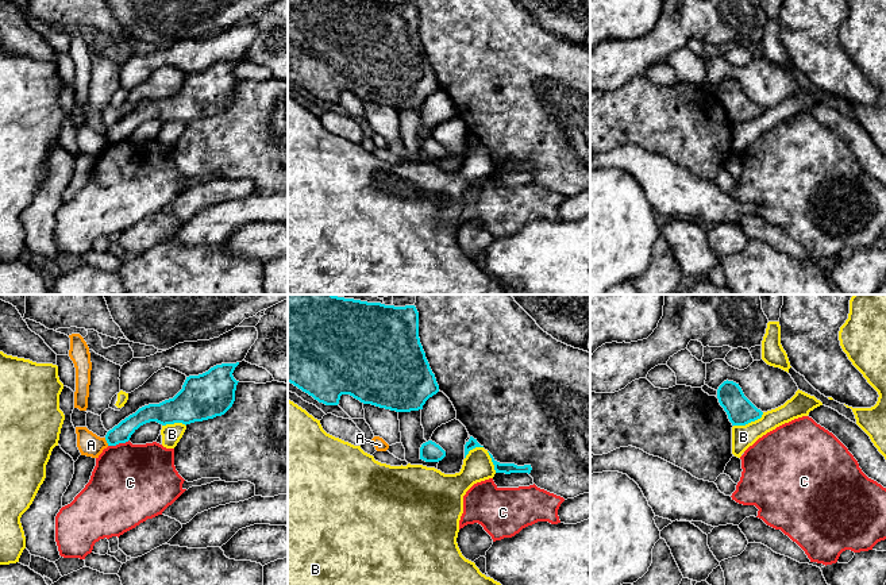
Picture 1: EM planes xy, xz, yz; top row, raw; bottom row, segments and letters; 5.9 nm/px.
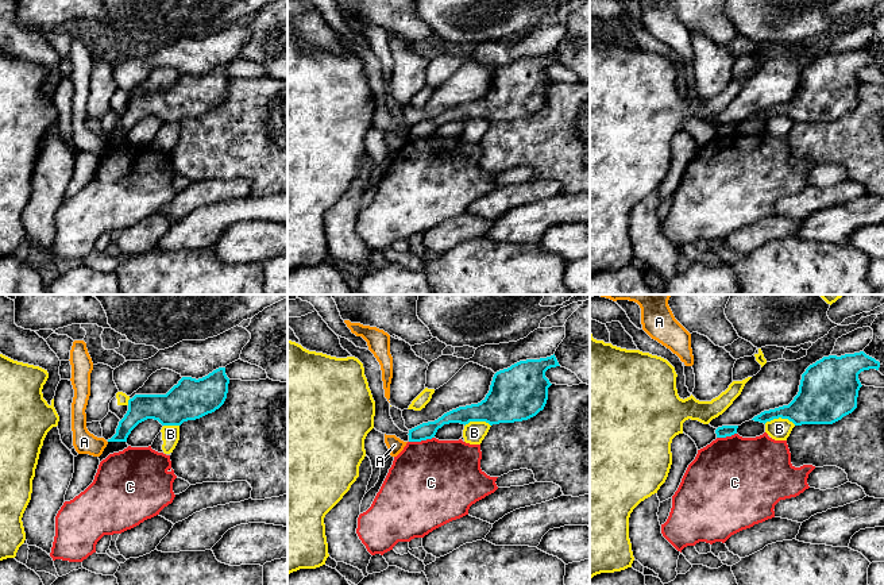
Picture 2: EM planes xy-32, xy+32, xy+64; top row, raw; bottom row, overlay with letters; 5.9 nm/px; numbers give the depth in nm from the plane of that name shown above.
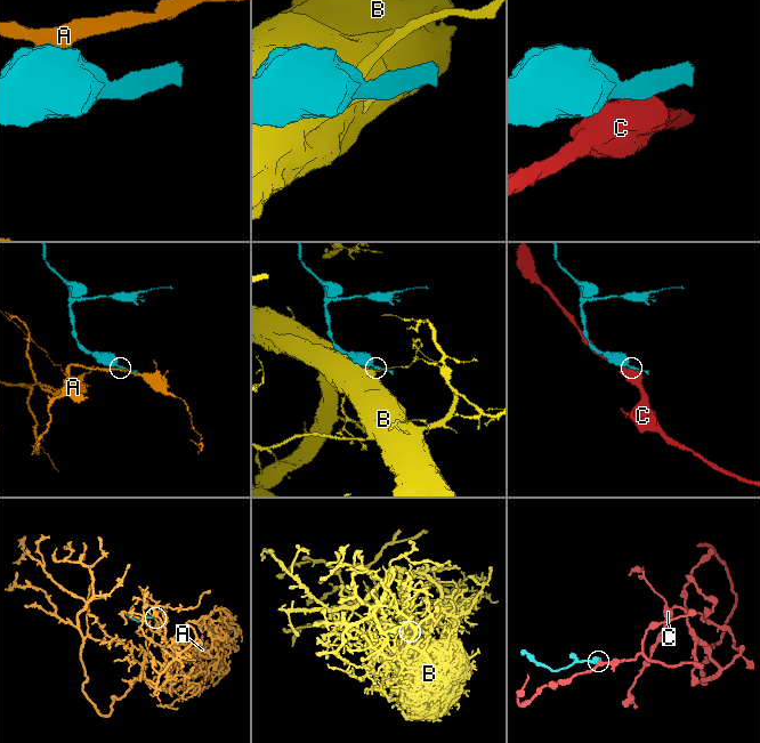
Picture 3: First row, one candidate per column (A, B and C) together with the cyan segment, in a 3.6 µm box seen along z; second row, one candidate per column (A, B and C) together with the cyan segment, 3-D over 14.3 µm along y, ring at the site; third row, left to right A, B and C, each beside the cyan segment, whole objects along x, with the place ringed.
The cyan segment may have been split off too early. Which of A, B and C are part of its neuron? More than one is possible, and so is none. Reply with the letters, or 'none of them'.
none of them

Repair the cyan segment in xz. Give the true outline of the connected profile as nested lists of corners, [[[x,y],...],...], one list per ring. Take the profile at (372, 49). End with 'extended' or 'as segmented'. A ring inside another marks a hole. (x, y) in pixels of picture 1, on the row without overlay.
[[[288,0],[288,80],[325,103],[338,103],[342,92],[350,92],[363,101],[371,101],[396,109],[423,107],[425,99],[439,89],[435,72],[429,65],[420,41],[419,9],[416,4],[394,4],[381,0]]]; as segmented

